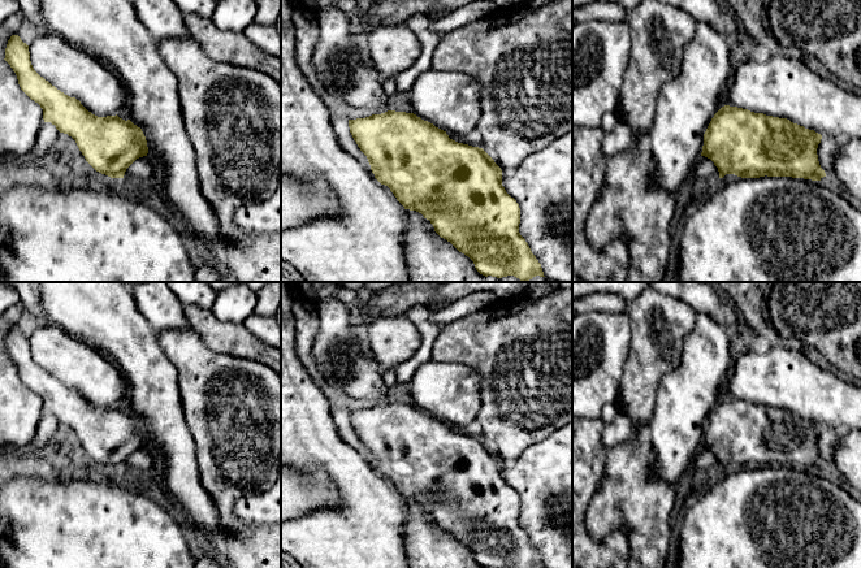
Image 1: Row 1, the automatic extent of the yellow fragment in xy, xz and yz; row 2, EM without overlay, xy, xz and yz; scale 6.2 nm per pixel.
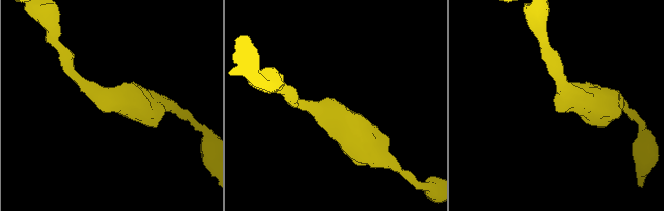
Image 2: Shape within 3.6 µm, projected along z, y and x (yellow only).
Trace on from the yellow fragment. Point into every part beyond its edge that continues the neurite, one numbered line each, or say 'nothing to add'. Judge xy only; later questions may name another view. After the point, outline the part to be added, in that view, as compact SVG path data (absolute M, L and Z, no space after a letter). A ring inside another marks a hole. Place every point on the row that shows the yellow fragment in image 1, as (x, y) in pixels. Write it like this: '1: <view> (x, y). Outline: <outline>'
nothing to add

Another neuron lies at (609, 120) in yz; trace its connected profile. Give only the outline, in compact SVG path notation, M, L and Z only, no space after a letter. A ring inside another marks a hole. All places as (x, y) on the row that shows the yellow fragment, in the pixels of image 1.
M606 112L602 116L602 121L601 121L601 129L603 133L607 133L610 130L614 129L614 126L618 123L616 116L614 112Z

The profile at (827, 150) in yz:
M822 136L817 148L818 161L826 175L831 175L834 172L835 159L839 151L840 143L828 136Z

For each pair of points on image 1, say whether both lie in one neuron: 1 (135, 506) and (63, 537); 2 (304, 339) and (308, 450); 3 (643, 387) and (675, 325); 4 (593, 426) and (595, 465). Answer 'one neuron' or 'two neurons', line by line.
1: one neuron
2: two neurons
3: one neuron
4: one neuron

